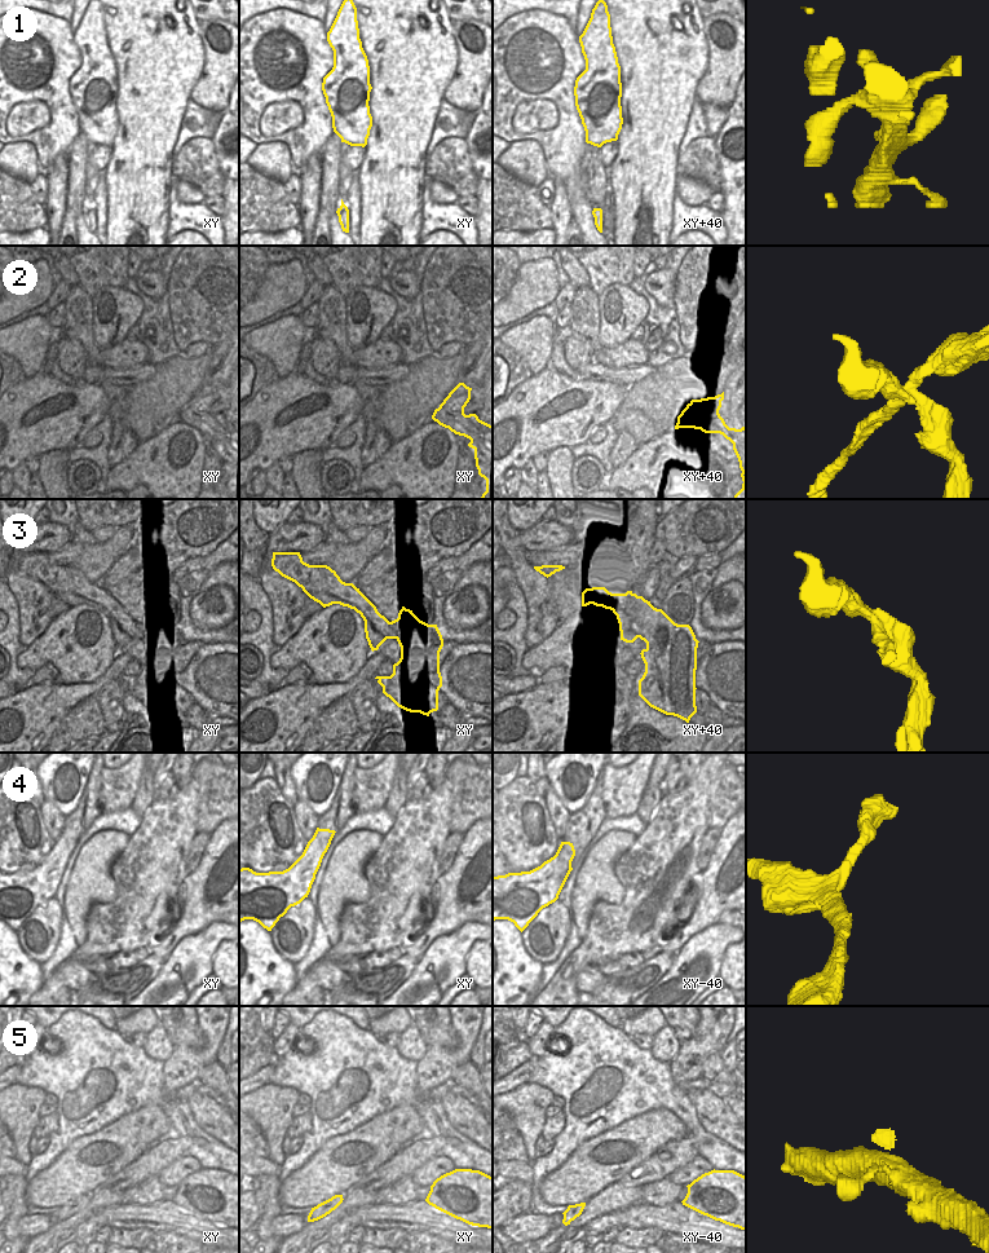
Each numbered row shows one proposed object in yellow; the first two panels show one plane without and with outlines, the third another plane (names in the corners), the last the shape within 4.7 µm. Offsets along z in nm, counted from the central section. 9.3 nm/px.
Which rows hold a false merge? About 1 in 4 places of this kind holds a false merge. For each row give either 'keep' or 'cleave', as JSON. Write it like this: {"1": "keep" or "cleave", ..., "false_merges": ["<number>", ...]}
{"1": "keep", "2": "cleave", "3": "cleave", "4": "keep", "5": "keep", "false_merges": ["2", "3"]}

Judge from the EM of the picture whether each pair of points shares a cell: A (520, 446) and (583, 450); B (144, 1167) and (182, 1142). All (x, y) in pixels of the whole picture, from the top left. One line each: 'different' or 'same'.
A: different
B: same

